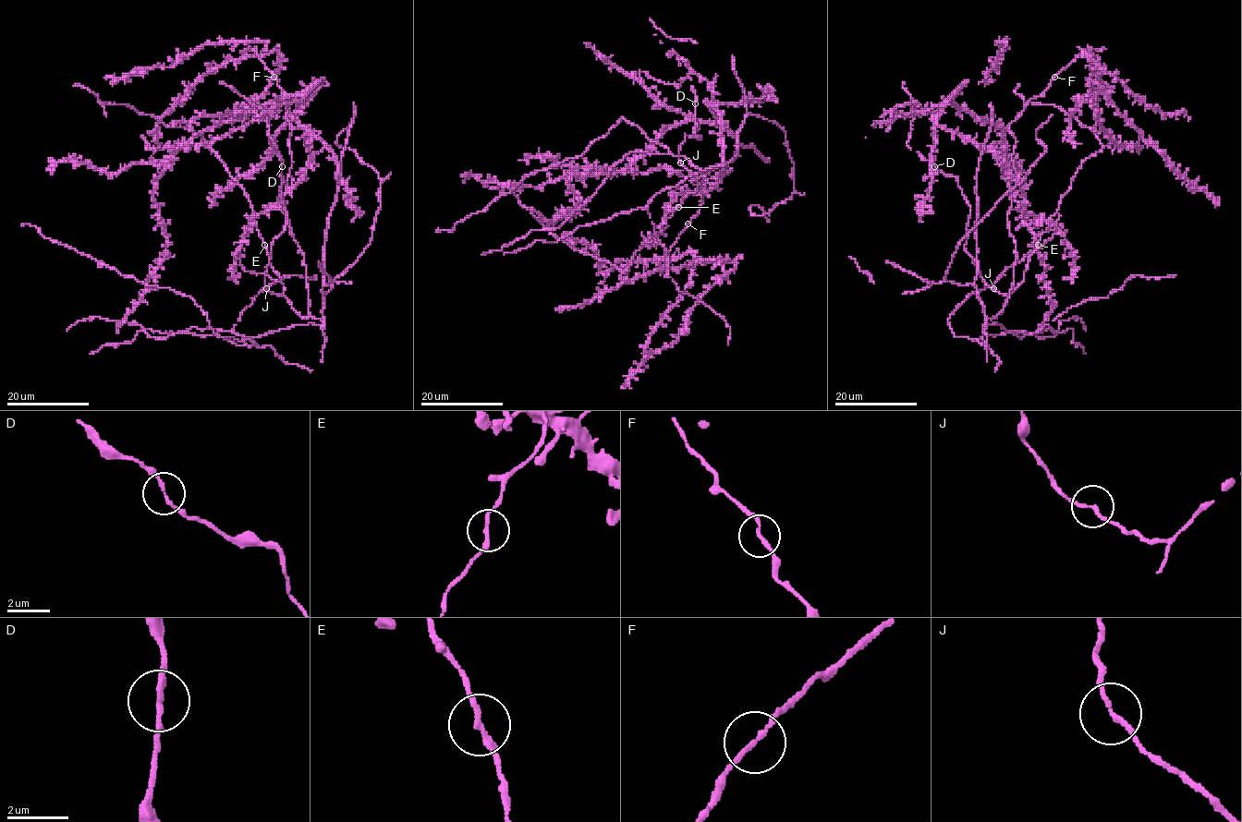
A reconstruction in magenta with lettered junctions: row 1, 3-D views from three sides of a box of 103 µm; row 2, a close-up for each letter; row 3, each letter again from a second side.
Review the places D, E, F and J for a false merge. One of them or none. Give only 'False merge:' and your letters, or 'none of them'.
False merge: none of them

